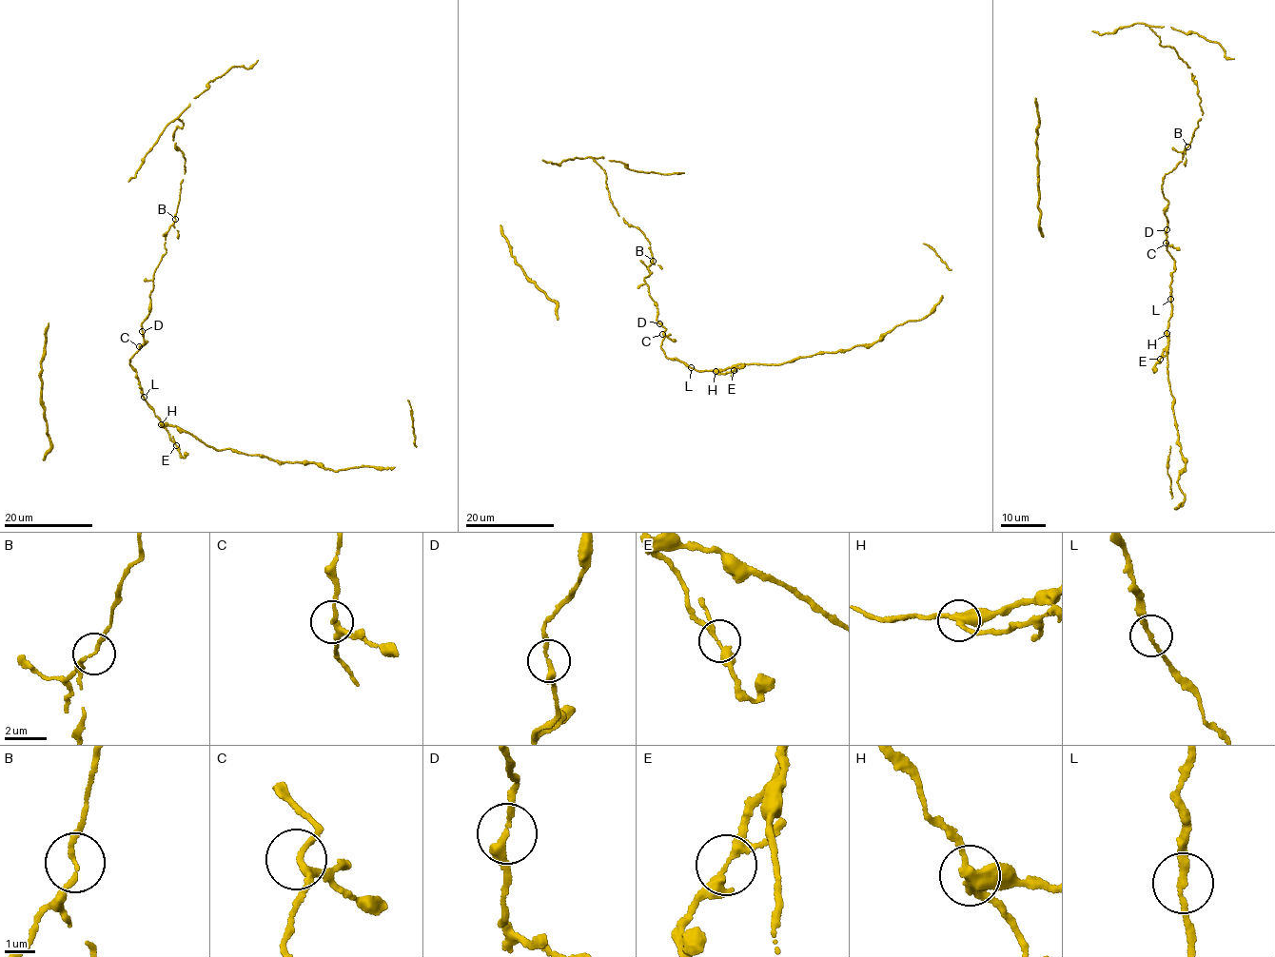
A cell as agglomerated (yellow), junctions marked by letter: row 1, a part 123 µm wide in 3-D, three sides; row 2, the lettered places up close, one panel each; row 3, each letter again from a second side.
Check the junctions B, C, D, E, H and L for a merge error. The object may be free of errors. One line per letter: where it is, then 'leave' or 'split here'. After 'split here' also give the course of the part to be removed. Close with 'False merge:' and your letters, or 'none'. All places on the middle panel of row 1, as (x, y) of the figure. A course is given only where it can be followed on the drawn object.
B: (653, 261) | leave
C: (662, 334) | leave
D: (659, 323) | leave
E: (734, 370) | leave
H: (715, 371) | split here
L: (691, 367) | leave
False merge: H

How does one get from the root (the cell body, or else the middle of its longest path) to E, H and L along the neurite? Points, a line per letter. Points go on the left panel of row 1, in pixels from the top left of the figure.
E: (139, 346), (129, 359), (129, 364), (136, 373), (147, 405), (177, 445)
H: (139, 346), (129, 359), (129, 364), (136, 373), (143, 397), (161, 424)
L: (139, 346), (129, 359), (129, 364), (136, 373), (144, 397)

